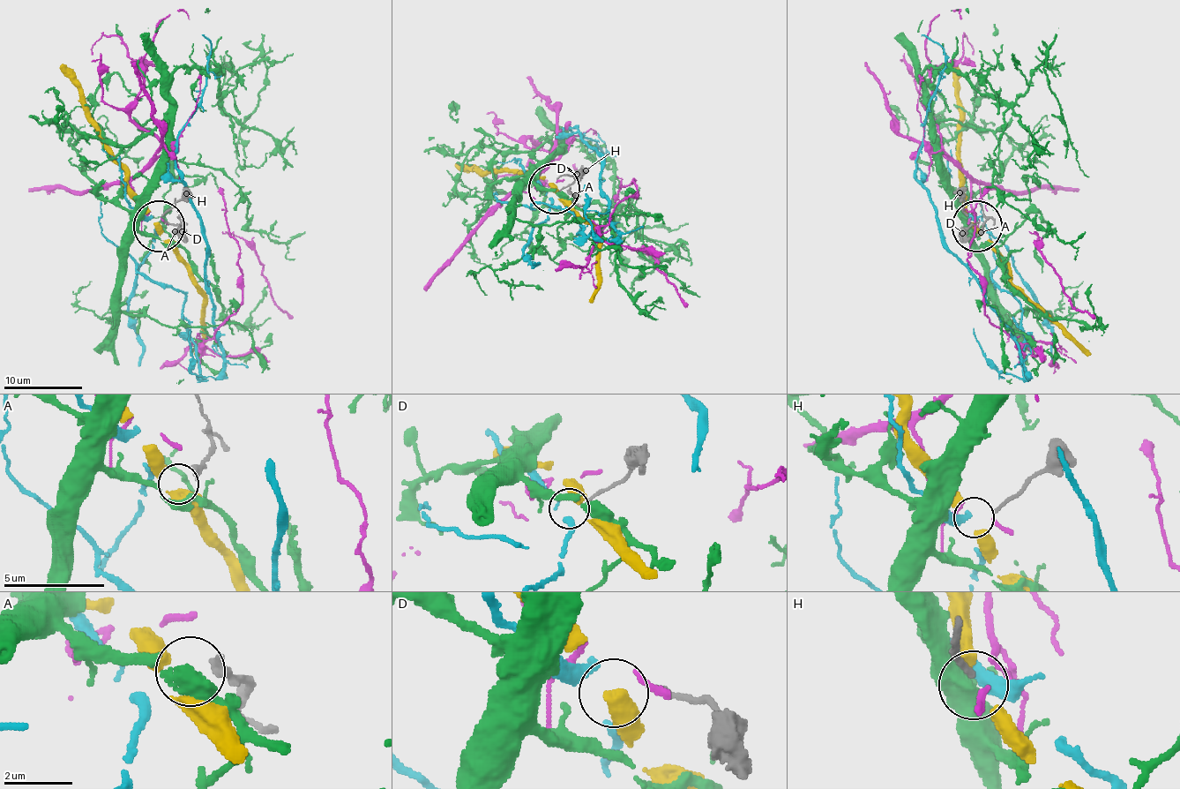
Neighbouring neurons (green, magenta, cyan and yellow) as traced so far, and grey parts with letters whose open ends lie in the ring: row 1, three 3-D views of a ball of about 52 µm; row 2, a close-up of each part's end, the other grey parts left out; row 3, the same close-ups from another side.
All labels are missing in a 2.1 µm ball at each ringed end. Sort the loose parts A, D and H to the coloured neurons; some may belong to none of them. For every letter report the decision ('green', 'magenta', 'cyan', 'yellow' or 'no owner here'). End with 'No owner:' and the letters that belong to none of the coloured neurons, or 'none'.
A: green
D: no owner here
H: yellow
No owner: D

